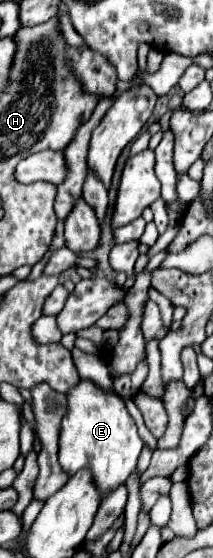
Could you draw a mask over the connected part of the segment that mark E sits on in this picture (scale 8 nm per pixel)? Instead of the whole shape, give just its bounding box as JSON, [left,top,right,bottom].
[59,378,143,496]

